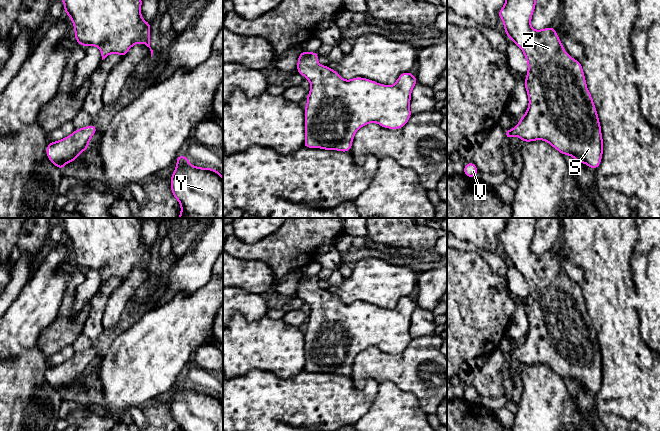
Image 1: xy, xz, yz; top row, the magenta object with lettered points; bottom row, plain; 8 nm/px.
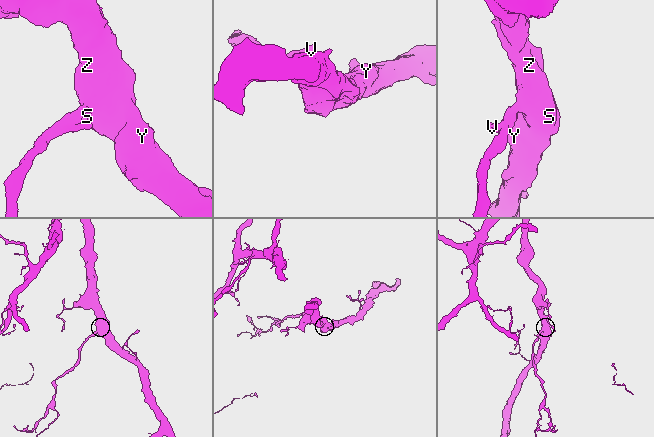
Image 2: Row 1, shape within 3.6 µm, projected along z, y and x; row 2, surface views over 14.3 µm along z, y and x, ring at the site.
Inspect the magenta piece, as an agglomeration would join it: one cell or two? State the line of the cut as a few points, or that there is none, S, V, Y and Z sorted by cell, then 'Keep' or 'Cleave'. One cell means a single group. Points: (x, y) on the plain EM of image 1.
No split. Groups: S V Y Z. Keep

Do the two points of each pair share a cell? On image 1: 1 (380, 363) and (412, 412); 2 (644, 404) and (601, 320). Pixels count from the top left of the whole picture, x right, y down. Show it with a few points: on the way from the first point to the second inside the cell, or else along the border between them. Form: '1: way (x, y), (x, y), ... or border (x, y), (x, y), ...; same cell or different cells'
1: border (379, 382), (392, 381), (401, 389), (413, 393); different cells
2: way (635, 383), (635, 378), (620, 341); same cell

